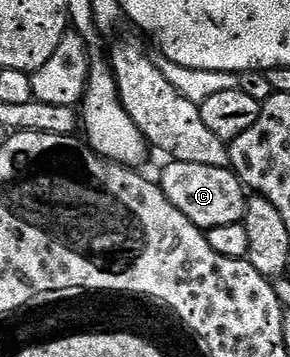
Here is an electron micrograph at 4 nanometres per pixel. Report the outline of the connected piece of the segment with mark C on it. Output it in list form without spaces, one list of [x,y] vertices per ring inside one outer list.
[[[169,160],[168,166],[158,176],[160,190],[194,223],[202,230],[214,227],[223,227],[225,223],[241,223],[244,219],[244,209],[248,205],[246,190],[236,178],[231,168],[203,166],[200,163],[188,163]]]

